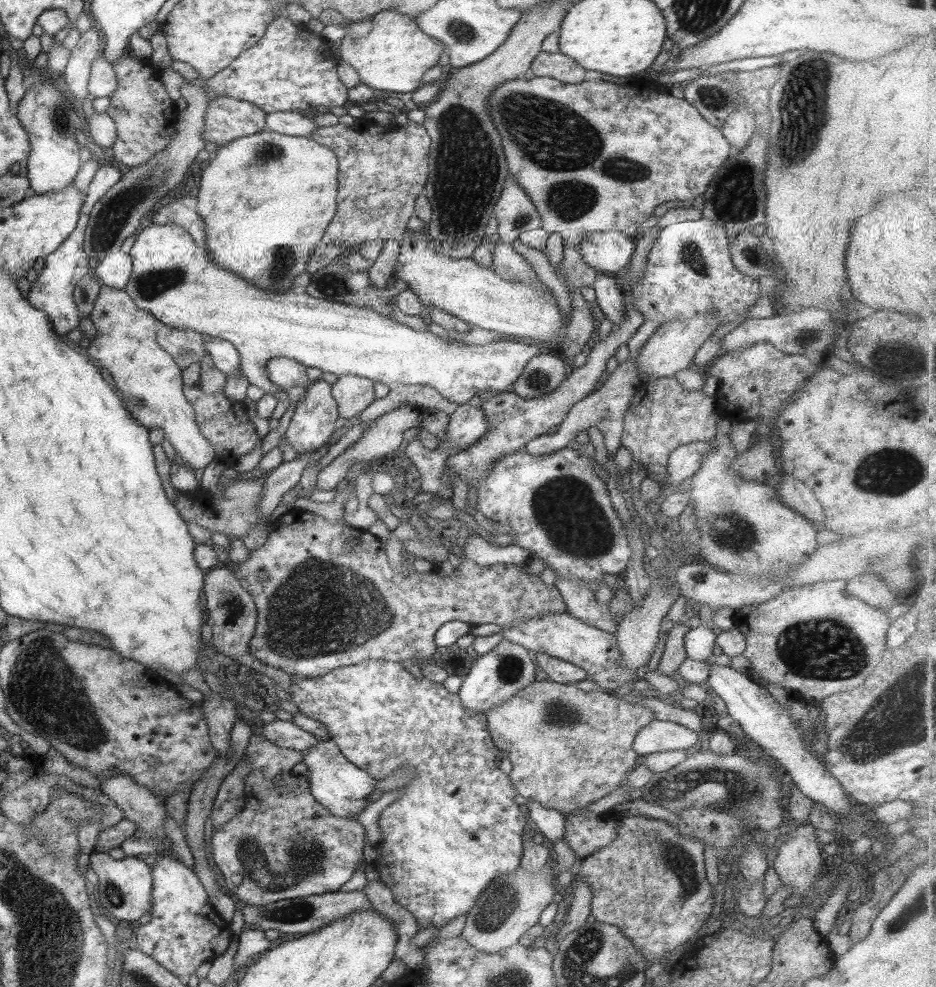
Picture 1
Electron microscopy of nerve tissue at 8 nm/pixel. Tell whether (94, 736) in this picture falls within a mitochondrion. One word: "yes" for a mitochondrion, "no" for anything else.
yes

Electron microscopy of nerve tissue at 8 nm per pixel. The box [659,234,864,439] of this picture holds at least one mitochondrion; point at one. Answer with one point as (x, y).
(691, 255)

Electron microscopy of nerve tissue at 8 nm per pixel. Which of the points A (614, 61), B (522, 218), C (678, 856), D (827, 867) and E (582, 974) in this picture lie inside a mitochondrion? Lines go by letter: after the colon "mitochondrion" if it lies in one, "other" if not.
A: other
B: mitochondrion
C: mitochondrion
D: other
E: mitochondrion

